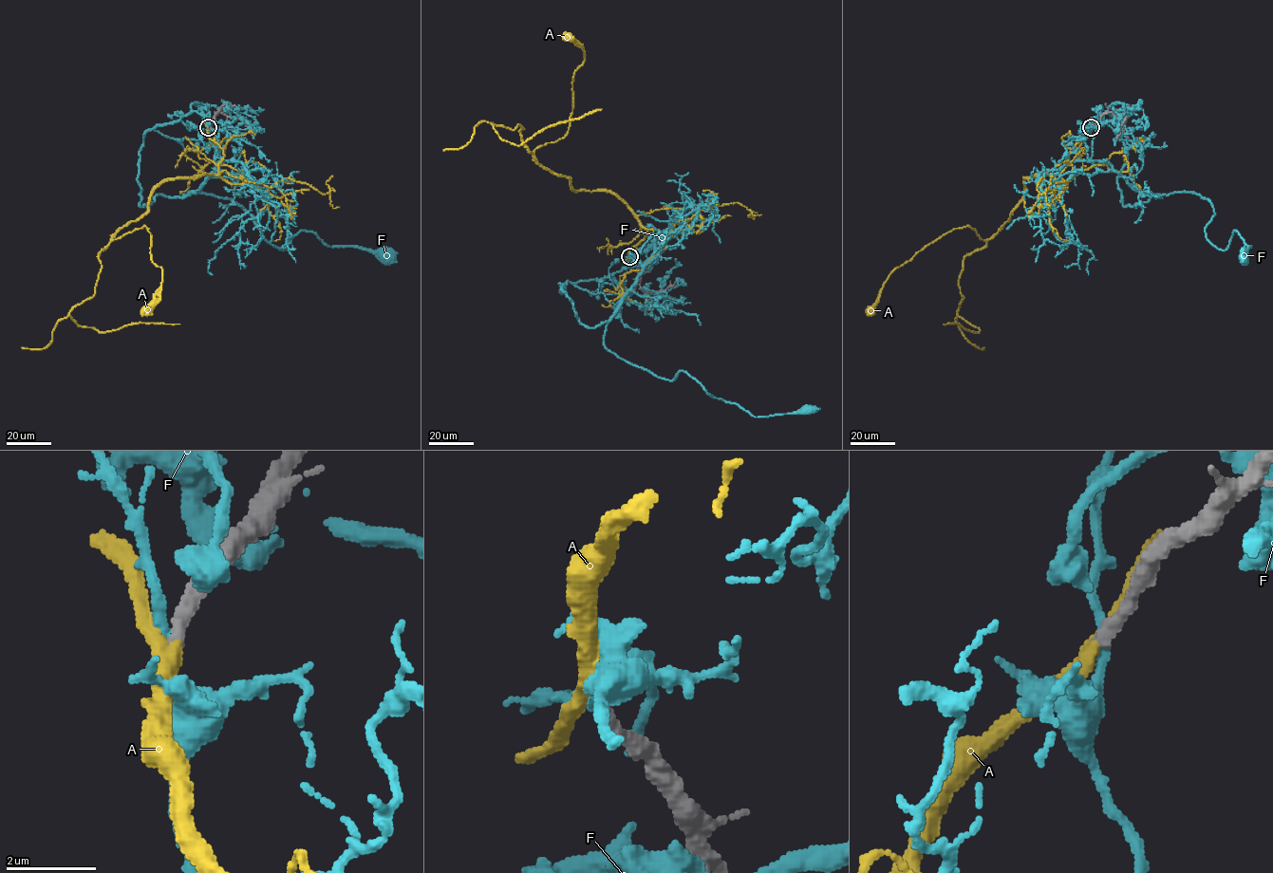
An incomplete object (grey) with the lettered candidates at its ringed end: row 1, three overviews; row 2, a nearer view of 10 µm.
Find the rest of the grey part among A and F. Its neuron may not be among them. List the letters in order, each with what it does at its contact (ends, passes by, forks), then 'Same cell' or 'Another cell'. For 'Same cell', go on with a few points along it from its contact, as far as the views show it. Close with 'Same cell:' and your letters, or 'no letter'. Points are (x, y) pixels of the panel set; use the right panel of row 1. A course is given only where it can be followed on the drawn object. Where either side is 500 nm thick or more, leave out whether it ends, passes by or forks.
A: It passes by. Same cell. Its course: (1091, 127), (1058, 174), (1024, 177), (1022, 200), (990, 238), (968, 226), (942, 234), (889, 274), (870, 310)
F: It passes by. Another cell
Same cell: A

